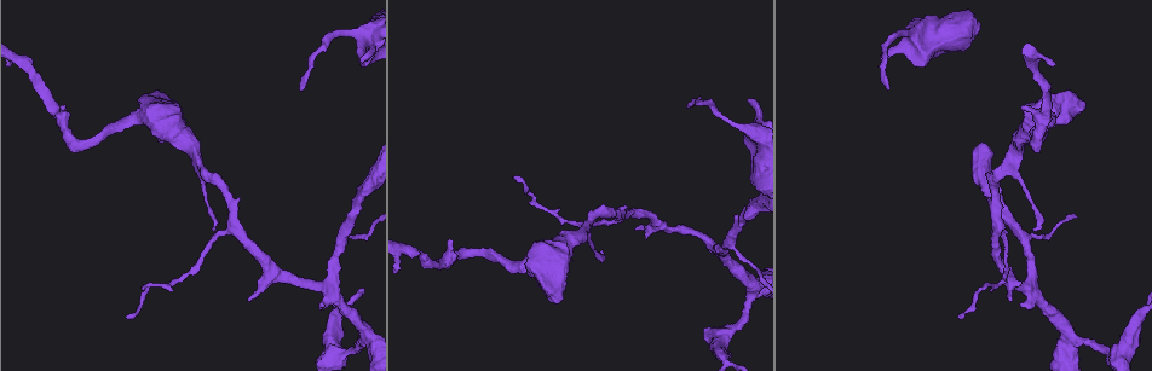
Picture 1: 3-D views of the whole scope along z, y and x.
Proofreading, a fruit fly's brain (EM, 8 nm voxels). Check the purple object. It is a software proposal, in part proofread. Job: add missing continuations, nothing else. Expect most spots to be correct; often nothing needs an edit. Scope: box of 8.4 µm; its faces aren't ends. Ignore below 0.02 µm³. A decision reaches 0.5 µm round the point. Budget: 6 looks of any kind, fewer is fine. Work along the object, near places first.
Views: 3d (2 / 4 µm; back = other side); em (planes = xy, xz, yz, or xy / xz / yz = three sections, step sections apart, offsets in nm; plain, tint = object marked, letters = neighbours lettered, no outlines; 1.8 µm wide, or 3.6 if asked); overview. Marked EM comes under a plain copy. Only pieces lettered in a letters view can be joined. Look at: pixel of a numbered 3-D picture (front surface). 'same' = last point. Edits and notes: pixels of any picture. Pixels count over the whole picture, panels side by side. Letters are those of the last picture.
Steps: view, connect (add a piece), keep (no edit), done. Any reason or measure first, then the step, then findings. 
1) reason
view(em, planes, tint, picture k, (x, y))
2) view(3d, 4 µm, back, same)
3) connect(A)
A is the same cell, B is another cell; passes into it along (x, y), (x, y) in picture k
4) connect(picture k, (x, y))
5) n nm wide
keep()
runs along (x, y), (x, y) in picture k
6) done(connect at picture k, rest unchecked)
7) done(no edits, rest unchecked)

an open end
view(em, planes, letters, picture 1, (301, 89))

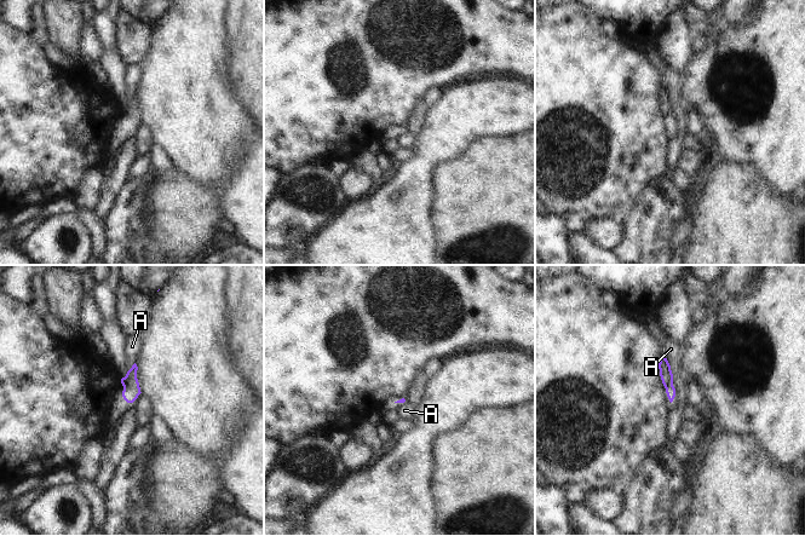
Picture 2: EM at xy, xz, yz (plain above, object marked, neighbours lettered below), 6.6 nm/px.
keep()
A is another cell; border along (662, 356), (672, 374), (671, 403) in picture 2; none of them fits

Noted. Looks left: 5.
stops while still wide
view(em, planes, letters, picture 1, (561, 299))

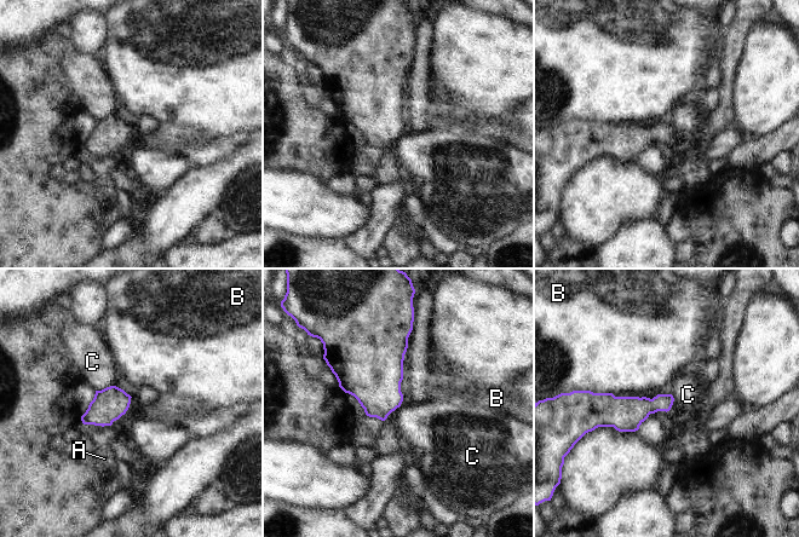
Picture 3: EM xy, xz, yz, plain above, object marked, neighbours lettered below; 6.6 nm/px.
keep()
A, B and C are other cells; none of them fits

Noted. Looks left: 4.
an open end
view(3d, 4 µm, picture 1, (213, 230))

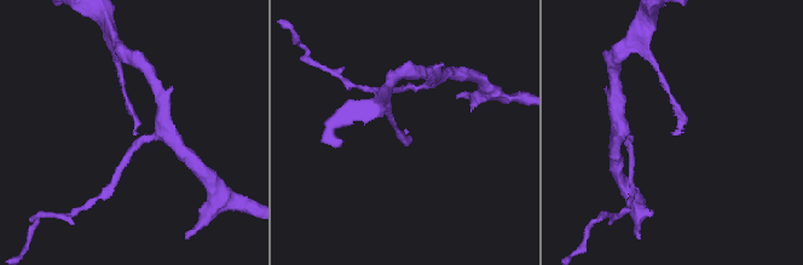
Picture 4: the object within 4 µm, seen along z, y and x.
view(em, xz, step 16, tint, picture 4, (406, 131))

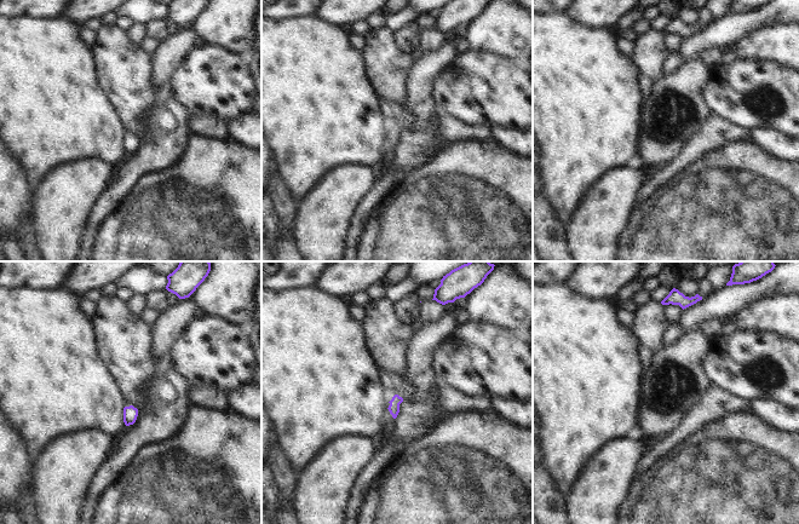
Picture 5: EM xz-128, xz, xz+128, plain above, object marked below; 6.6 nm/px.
cut it another way
view(em, planes, letters, same)

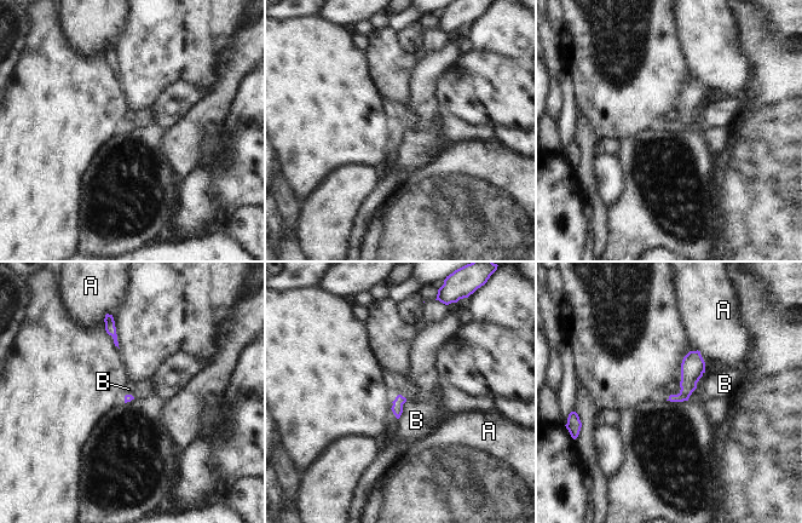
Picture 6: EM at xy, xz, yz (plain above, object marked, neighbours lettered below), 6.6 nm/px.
keep()
A and B are other cells; border along (703, 375), (687, 400) in picture 6; none of them fits

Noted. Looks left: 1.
done(no edits, rest unchecked)

